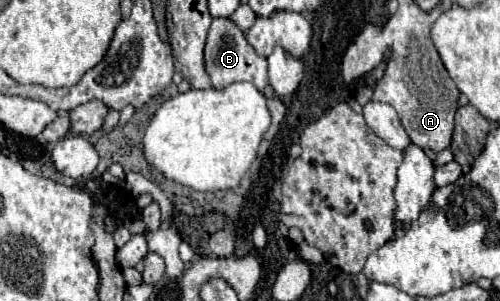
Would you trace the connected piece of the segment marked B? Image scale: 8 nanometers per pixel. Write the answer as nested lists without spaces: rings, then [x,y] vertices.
[[[213,18],[205,44],[205,70],[211,78],[213,88],[229,86],[233,82],[253,82],[259,90],[267,86],[267,58],[259,56],[247,42],[243,30],[231,18]]]

